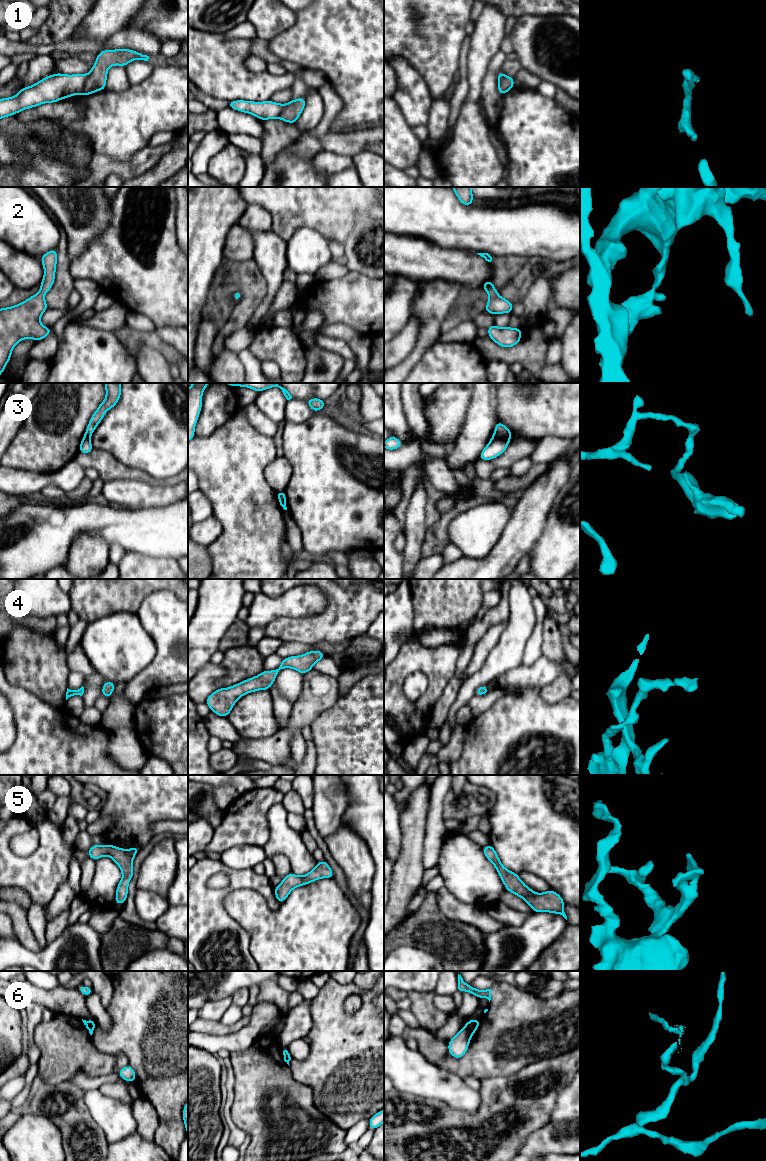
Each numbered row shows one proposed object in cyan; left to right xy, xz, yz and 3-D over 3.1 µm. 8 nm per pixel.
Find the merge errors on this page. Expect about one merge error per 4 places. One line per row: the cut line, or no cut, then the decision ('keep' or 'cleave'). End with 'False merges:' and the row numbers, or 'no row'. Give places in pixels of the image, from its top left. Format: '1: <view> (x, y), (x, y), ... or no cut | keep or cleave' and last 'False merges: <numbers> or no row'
1: xy (89, 74), (81, 93) | cleave
2: no cut | keep
3: yz (494, 431), (501, 436), (509, 438) | cleave
4: no cut | keep
5: no cut | keep
6: yz (476, 1021), (476, 1027), (470, 1036) | cleave
False merges: 1, 3, 6

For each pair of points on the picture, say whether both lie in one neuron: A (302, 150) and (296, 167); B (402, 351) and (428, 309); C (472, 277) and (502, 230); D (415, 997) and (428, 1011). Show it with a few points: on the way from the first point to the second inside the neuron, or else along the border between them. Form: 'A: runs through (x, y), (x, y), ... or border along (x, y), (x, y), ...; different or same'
A: border along (288, 146), (293, 153), (313, 159); different
B: border along (413, 313), (420, 321), (420, 330), (416, 344); different
C: border along (453, 248), (461, 248), (476, 253); different
D: runs through (418, 1000), (425, 1008); same

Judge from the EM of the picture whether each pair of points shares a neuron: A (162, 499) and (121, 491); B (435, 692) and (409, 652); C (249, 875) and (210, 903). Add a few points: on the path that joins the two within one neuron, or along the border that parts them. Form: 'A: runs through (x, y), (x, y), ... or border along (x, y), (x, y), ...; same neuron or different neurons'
A: runs through (152, 496), (131, 494); same neuron
B: runs through (435, 682), (435, 676), (419, 660); same neuron
C: runs through (239, 879), (228, 890), (220, 894); same neuron

